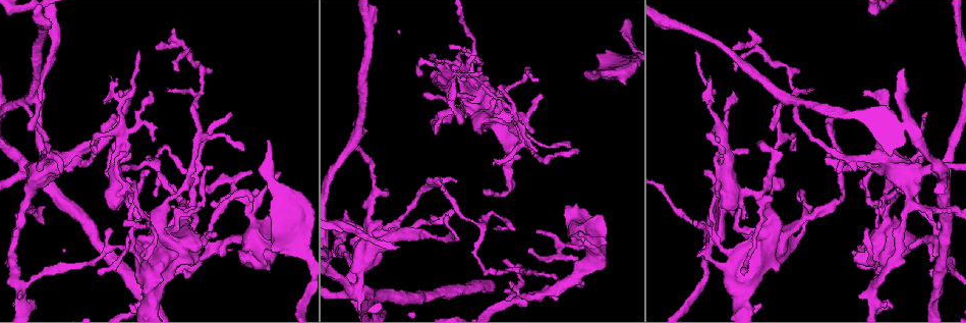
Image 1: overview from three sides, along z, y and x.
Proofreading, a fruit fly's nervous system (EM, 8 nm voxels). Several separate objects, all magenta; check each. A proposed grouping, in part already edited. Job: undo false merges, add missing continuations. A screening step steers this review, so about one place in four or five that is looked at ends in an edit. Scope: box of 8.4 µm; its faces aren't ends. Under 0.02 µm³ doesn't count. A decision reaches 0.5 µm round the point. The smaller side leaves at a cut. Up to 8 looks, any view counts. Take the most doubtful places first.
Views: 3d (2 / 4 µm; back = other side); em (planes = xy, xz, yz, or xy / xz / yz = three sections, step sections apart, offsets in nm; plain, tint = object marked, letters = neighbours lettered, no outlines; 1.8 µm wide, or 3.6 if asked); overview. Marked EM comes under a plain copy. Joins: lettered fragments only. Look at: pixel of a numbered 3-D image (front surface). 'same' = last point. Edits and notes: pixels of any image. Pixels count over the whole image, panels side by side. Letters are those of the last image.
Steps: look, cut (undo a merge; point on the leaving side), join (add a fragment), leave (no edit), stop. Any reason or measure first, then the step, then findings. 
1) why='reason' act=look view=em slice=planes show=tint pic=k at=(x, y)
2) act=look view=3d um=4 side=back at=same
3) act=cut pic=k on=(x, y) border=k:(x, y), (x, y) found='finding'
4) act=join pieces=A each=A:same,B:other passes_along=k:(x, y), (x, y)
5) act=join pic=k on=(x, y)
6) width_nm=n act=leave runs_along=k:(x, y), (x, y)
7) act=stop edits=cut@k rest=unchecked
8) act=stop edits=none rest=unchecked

why='sharp bend' act=look view=3d um=2 side=back pic=1 at=(936, 167)

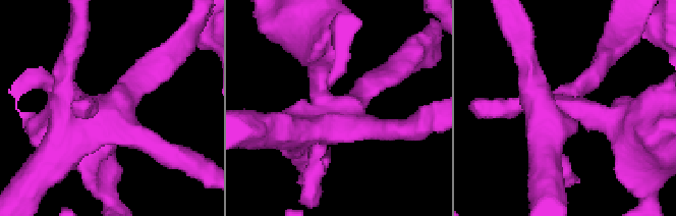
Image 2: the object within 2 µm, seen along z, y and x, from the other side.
act=look view=em slice=yz step=4 show=letters pic=2 at=(104, 108)

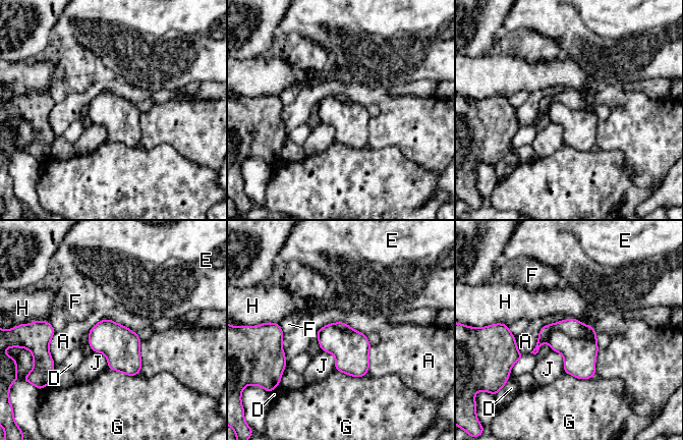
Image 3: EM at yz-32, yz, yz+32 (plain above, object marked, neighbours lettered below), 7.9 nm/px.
width_nm=280 act=leave each=A:other,D:other,E:other,F:other,G:other,H:other,J:other found='one neuron here'

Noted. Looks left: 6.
why='thin neck' act=look view=3d um=2 pic=1 at=(703, 247)

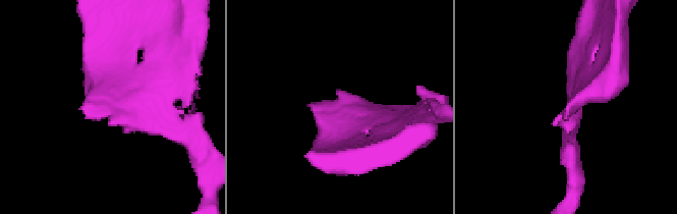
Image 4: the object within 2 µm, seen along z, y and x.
act=look view=em slice=xy step=8 show=tint pic=4 at=(569, 112)

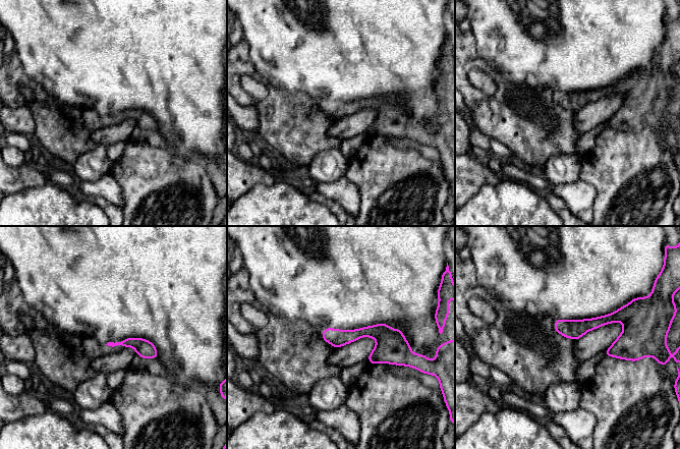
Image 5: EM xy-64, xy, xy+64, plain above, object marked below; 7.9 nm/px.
why='another direction' act=look view=em slice=planes show=letters at=same

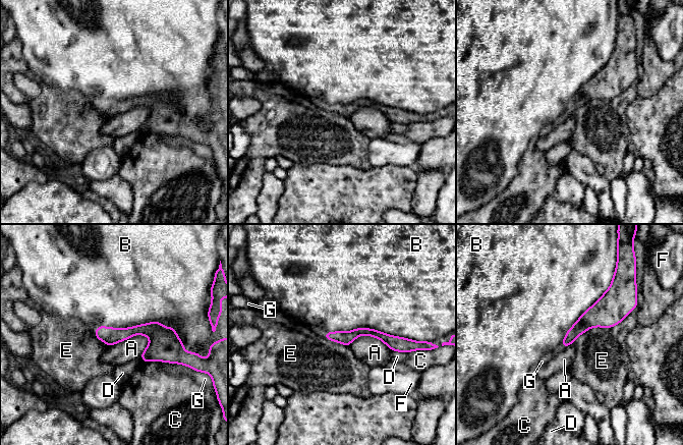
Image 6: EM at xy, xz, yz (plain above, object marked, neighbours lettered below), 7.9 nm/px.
act=leave each=A:other,B:other,C:other,D:other,E:other,F:other,G:other runs_along=6:(98, 331), (153, 330), (175, 343) found='continuous, no second neuron'

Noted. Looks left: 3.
why='sudden change in width' act=look view=3d um=4 pic=1 at=(579, 276)

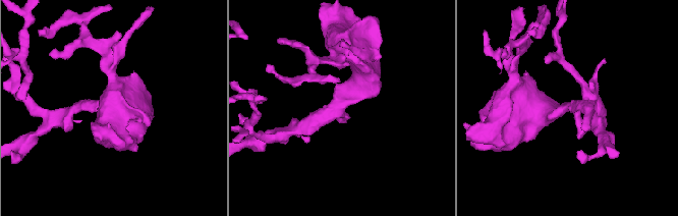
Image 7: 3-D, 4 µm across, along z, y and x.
act=look view=em slice=yz step=16 show=tint pic=7 at=(338, 110)

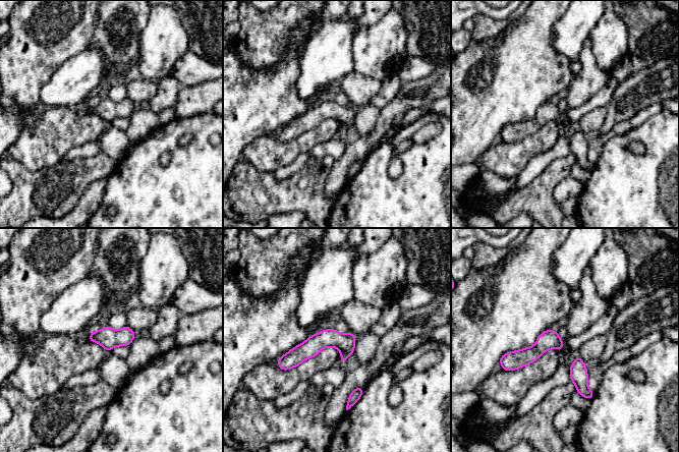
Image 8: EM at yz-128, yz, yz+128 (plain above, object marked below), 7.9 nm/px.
why='cut it another way' act=look view=em slice=xz step=4 show=letters at=same

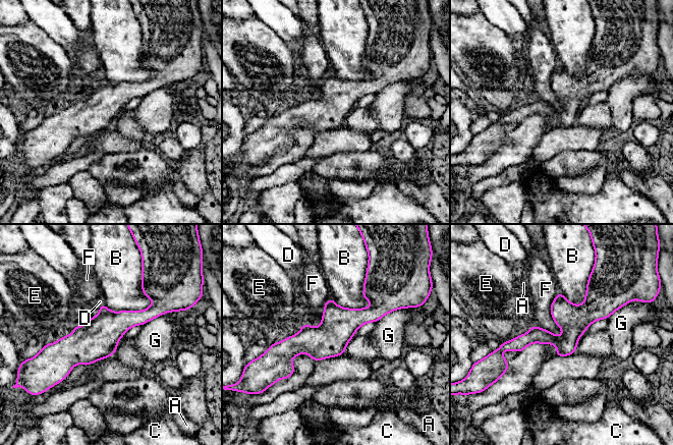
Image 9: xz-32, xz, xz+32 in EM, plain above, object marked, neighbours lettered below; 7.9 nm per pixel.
longest_contact=B:400nm act=leave each=A:other,B:other,C:other,D:other,E:other,F:other,G:other found='all the same neuron'

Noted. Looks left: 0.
act=stop edits=none rest=unchecked

